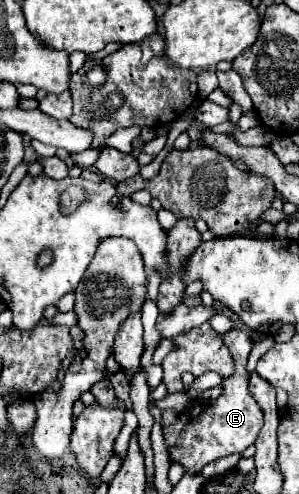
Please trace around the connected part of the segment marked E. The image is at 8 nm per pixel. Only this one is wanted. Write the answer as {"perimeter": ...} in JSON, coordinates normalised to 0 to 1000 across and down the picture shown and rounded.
{"perimeter":[[[763,668],[742,676],[749,696],[769,704],[769,717],[783,717],[789,753],[783,761],[756,765],[742,773],[742,798],[722,806],[722,814],[662,818],[662,826],[682,826],[662,842],[649,842],[635,830],[595,838],[589,854],[542,866],[548,895],[569,919],[569,935],[595,935],[615,943],[615,955],[656,960],[669,955],[696,935],[716,935],[729,927],[769,923],[769,919],[809,919],[829,903],[849,899],[856,879],[870,874],[876,854],[876,830],[856,818],[849,802],[829,789],[829,753],[823,753],[823,725],[843,709],[843,684],[809,668]]]}

